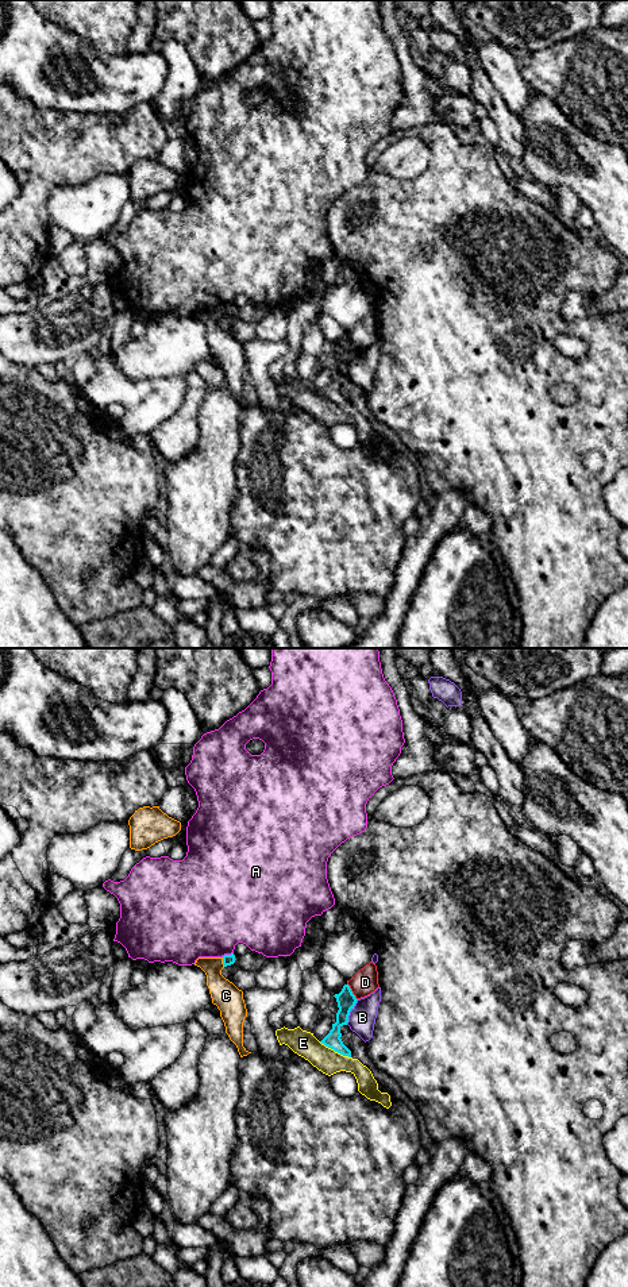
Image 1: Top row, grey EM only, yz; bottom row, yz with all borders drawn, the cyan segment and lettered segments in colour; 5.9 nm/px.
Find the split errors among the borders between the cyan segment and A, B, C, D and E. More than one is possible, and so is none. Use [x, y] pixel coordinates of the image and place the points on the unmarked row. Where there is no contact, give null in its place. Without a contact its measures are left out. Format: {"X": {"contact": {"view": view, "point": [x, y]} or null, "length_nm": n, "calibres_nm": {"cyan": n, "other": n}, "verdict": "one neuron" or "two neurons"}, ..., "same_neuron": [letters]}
{"A": {"contact": {"view": "yz", "point": [227, 307]}, "length_nm": 80, "calibres_nm": {"cyan": 60, "other": 460}, "verdict": "two neurons"}, "B": {"contact": {"view": "yz", "point": [350, 362]}, "length_nm": 170, "calibres_nm": {"cyan": 110, "other": 160}, "verdict": "two neurons"}, "C": {"contact": {"view": "yz", "point": [223, 313]}, "length_nm": 60, "calibres_nm": {"cyan": 60, "other": 170}, "verdict": "two neurons"}, "D": {"contact": {"view": "yz", "point": [351, 343]}, "length_nm": 120, "calibres_nm": {"cyan": 110, "other": 150}, "verdict": "two neurons"}, "E": {"contact": {"view": "yz", "point": [335, 403]}, "length_nm": 220, "calibres_nm": {"cyan": 100, "other": 150}, "verdict": "two neurons"}, "same_neuron": []}

